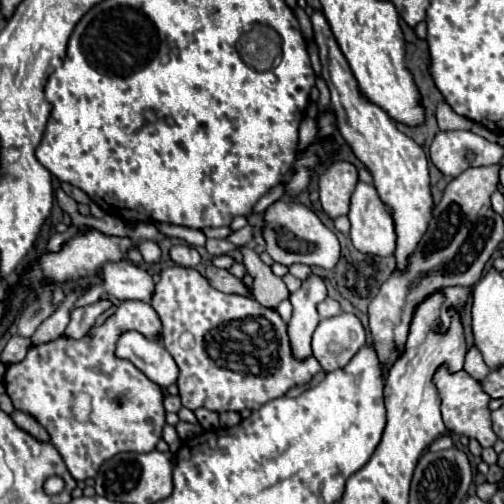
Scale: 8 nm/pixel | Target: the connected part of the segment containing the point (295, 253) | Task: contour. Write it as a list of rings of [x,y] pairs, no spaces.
[[[276,201],[266,213],[264,213],[264,239],[266,239],[266,251],[276,263],[282,263],[286,267],[294,263],[306,263],[306,265],[318,266],[324,269],[333,269],[339,261],[341,247],[336,235],[322,225],[322,221],[304,205],[290,203],[290,201]]]

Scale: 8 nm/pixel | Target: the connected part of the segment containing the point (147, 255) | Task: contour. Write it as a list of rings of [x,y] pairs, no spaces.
[[[146,239],[138,241],[138,250],[146,263],[152,264],[160,259],[160,249],[158,249],[158,245],[154,241],[146,241]]]

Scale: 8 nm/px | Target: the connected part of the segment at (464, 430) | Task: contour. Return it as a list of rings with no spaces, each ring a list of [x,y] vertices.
[[[442,367],[434,375],[434,383],[436,383],[440,397],[442,397],[442,419],[444,419],[444,425],[448,427],[448,431],[458,433],[458,435],[466,435],[466,437],[474,437],[480,441],[482,447],[492,447],[496,439],[494,439],[490,411],[488,411],[490,397],[482,391],[478,381],[474,381],[466,371],[450,373]]]

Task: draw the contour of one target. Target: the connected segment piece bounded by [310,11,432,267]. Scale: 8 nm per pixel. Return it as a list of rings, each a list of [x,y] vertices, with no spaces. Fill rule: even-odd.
[[[314,11],[312,17],[314,27],[314,41],[318,45],[320,61],[322,61],[322,79],[326,81],[330,95],[332,95],[332,113],[336,117],[336,129],[340,131],[342,139],[350,145],[354,155],[368,167],[374,177],[374,187],[380,199],[392,207],[398,247],[396,247],[396,267],[406,267],[406,255],[414,251],[422,231],[426,231],[426,223],[432,211],[432,197],[430,197],[430,177],[428,177],[428,159],[410,137],[396,129],[392,119],[380,109],[368,103],[356,85],[356,79],[350,71],[348,61],[344,59],[330,25],[322,11]]]

